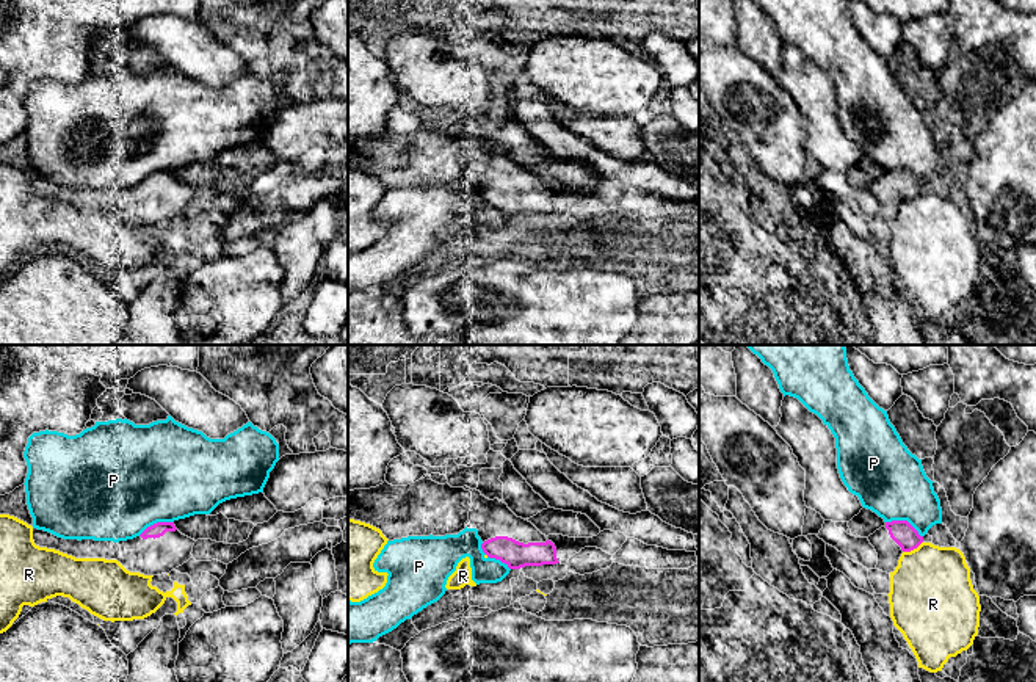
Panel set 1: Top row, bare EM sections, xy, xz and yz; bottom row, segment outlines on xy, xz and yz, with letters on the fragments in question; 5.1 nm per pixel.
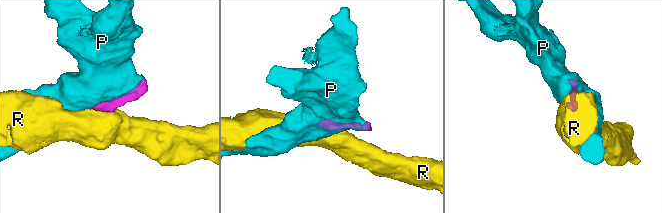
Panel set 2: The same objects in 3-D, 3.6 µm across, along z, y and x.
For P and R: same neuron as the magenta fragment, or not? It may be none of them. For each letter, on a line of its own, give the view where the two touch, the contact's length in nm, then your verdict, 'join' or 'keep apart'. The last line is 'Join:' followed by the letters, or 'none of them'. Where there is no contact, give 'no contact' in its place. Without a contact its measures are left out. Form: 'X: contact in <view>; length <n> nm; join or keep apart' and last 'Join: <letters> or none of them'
P: contact in yz; length 200 nm; keep apart
R: contact in yz; length 120 nm; keep apart
Join: none of them

